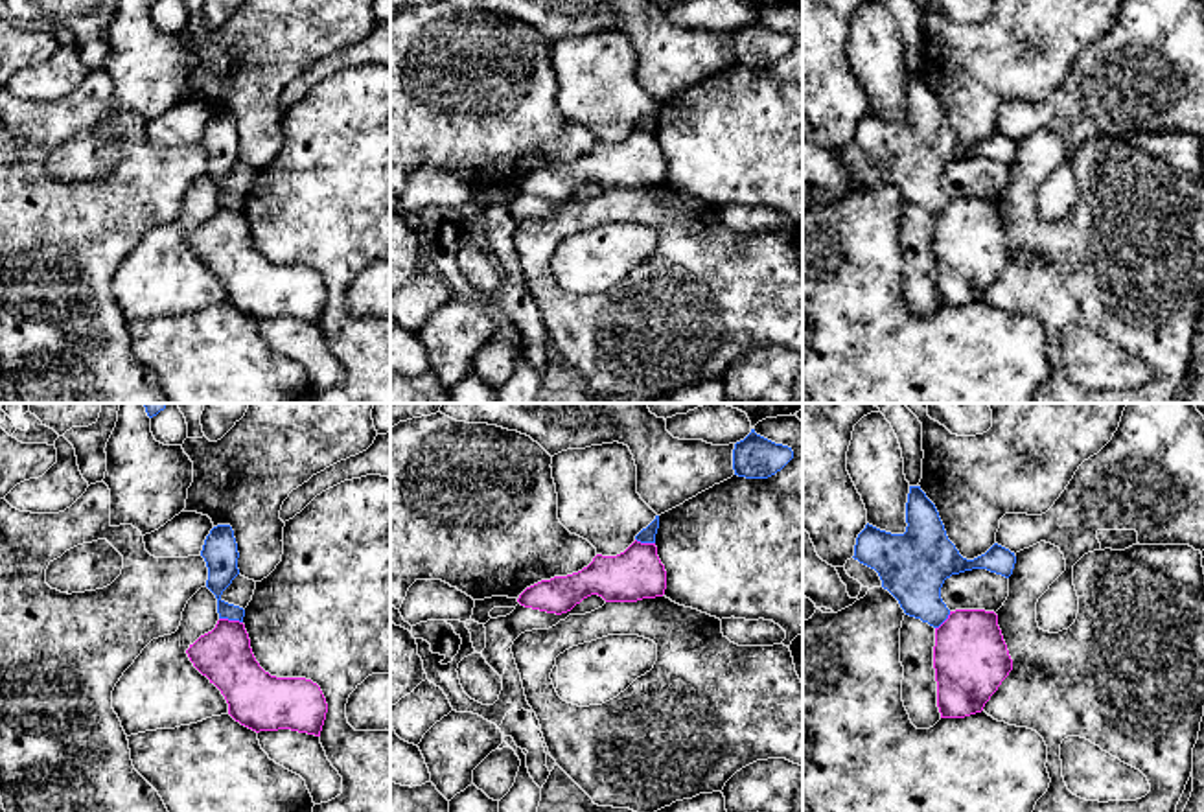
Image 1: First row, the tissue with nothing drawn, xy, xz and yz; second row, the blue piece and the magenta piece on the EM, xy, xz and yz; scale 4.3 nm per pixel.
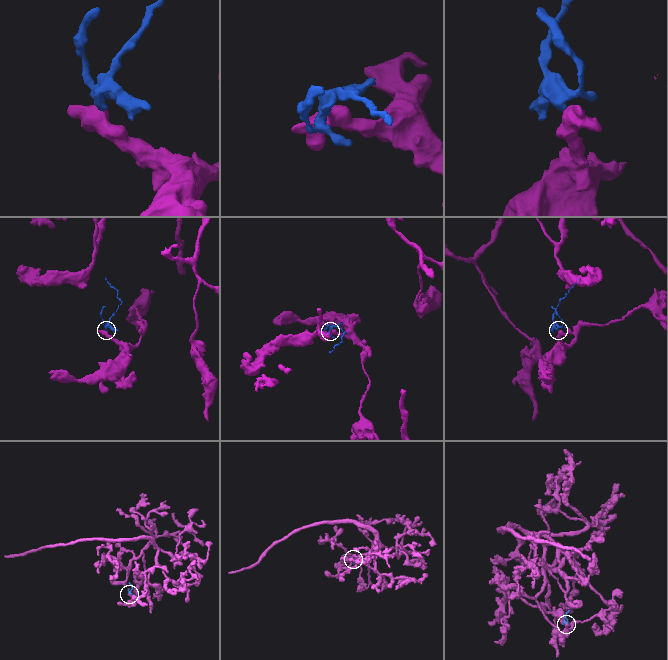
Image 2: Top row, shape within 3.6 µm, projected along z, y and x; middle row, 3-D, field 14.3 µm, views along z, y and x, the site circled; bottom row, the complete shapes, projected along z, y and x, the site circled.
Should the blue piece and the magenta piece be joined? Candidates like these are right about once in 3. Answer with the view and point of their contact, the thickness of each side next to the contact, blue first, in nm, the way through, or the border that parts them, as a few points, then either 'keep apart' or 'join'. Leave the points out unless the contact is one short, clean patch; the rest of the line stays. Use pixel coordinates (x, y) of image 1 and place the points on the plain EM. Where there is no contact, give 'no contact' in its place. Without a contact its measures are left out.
contact xy (231, 207); calibres 130 and 240 nm; border xy (219, 205), (242, 210); keep apart

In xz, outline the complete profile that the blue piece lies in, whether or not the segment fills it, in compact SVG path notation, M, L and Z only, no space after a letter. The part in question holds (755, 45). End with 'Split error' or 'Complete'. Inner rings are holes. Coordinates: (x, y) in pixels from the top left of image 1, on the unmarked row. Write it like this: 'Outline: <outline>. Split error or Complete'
Outline: M751 17L751 20L735 31L733 57L746 66L768 66L781 59L793 46L788 33L775 31Z. Complete

